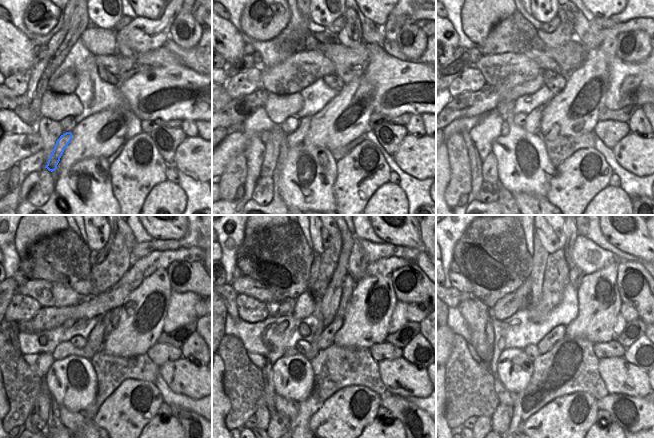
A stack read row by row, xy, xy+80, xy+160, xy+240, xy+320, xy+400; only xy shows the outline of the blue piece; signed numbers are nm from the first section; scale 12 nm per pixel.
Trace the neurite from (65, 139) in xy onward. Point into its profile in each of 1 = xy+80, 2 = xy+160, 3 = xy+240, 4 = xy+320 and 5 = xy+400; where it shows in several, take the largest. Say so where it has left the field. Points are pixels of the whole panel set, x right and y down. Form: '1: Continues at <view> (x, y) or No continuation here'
1: Continues at xy+80 (296, 137)
2: Continues at xy+160 (532, 123)
3: Continues at xy+240 (95, 341)
4: Continues at xy+320 (330, 301)
5: Continues at xy+400 (570, 235).

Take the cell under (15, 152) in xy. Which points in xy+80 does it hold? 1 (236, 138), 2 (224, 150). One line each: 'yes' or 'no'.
1: yes
2: yes

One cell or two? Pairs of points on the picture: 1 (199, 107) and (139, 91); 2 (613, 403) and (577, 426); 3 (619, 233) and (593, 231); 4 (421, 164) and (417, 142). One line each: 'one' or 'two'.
1: one
2: two
3: two
4: one

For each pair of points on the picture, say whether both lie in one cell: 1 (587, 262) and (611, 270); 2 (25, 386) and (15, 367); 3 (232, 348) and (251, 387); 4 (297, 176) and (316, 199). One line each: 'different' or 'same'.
1: different
2: same
3: same
4: same

